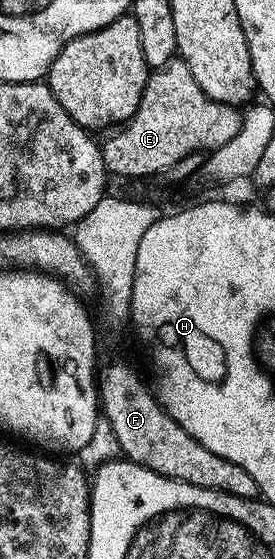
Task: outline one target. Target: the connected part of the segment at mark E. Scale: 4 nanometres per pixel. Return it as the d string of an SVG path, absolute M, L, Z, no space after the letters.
M173 58L169 62L165 62L165 66L154 69L147 77L147 85L141 94L141 102L137 106L137 110L131 115L130 120L126 124L116 127L110 133L111 137L106 141L102 141L101 147L103 150L103 160L107 163L108 173L119 176L153 176L157 173L163 174L167 168L174 165L175 162L185 158L186 155L193 154L194 151L210 150L212 148L220 148L229 142L229 138L233 138L233 134L237 134L237 130L243 121L240 109L233 104L222 104L213 98L209 98L209 94L205 94L205 90L201 90L201 86L197 86L197 78L193 78L193 74L189 74L189 66L185 66L185 62L178 58Z

